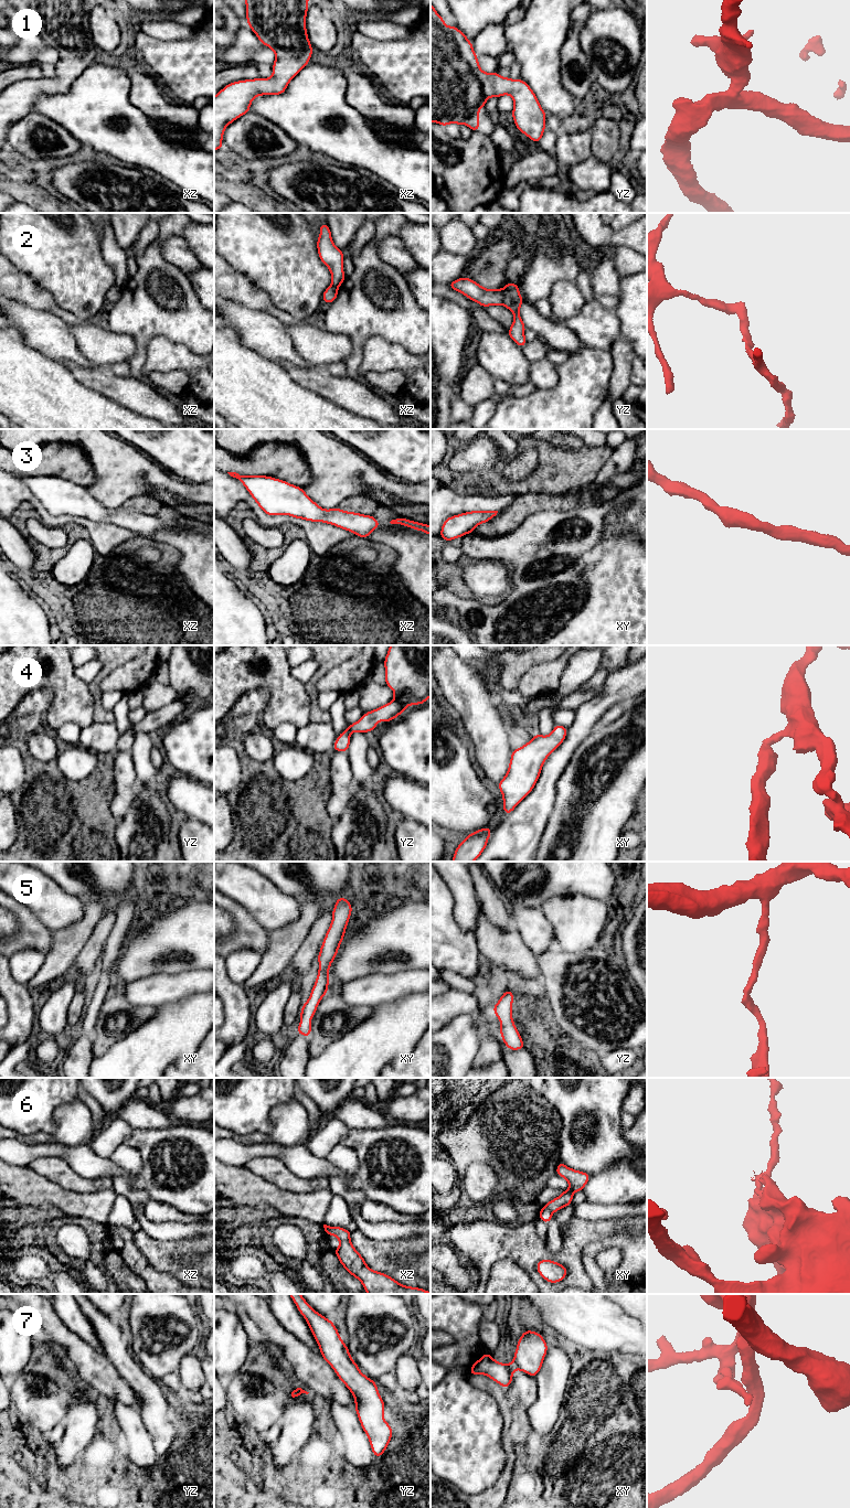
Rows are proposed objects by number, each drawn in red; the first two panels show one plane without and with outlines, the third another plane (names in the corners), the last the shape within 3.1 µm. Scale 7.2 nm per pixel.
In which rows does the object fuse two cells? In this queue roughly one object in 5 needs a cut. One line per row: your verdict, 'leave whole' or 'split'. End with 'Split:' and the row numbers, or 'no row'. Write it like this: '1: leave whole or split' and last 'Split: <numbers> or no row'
1: leave whole
2: split
3: leave whole
4: leave whole
5: leave whole
6: split
7: leave whole
Split: 2, 6

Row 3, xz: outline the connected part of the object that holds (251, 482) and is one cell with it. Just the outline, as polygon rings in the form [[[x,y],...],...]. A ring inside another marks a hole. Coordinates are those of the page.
[[[227,472],[240,480],[258,506],[269,516],[289,515],[311,522],[323,522],[368,538],[380,526],[373,515],[342,511],[338,507],[323,510],[302,488],[267,475],[241,475]]]

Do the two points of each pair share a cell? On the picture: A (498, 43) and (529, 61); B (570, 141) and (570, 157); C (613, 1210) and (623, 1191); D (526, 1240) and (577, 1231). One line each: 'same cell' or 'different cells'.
A: different cells
B: same cell
C: different cells
D: same cell

